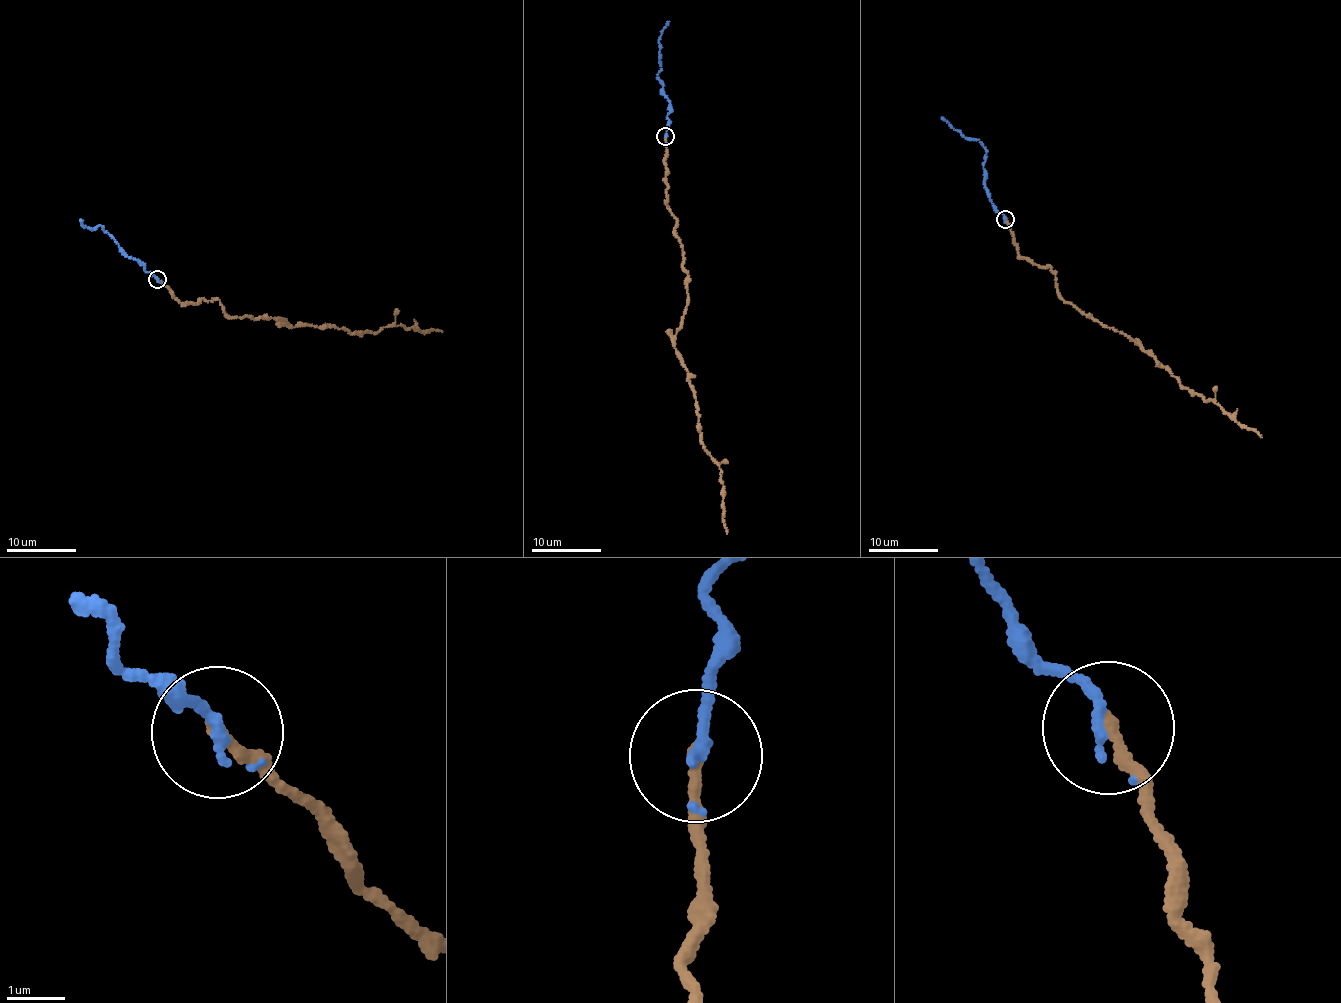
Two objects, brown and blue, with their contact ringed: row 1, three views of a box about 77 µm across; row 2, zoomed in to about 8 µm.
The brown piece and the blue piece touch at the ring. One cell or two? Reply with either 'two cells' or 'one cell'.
one cell

